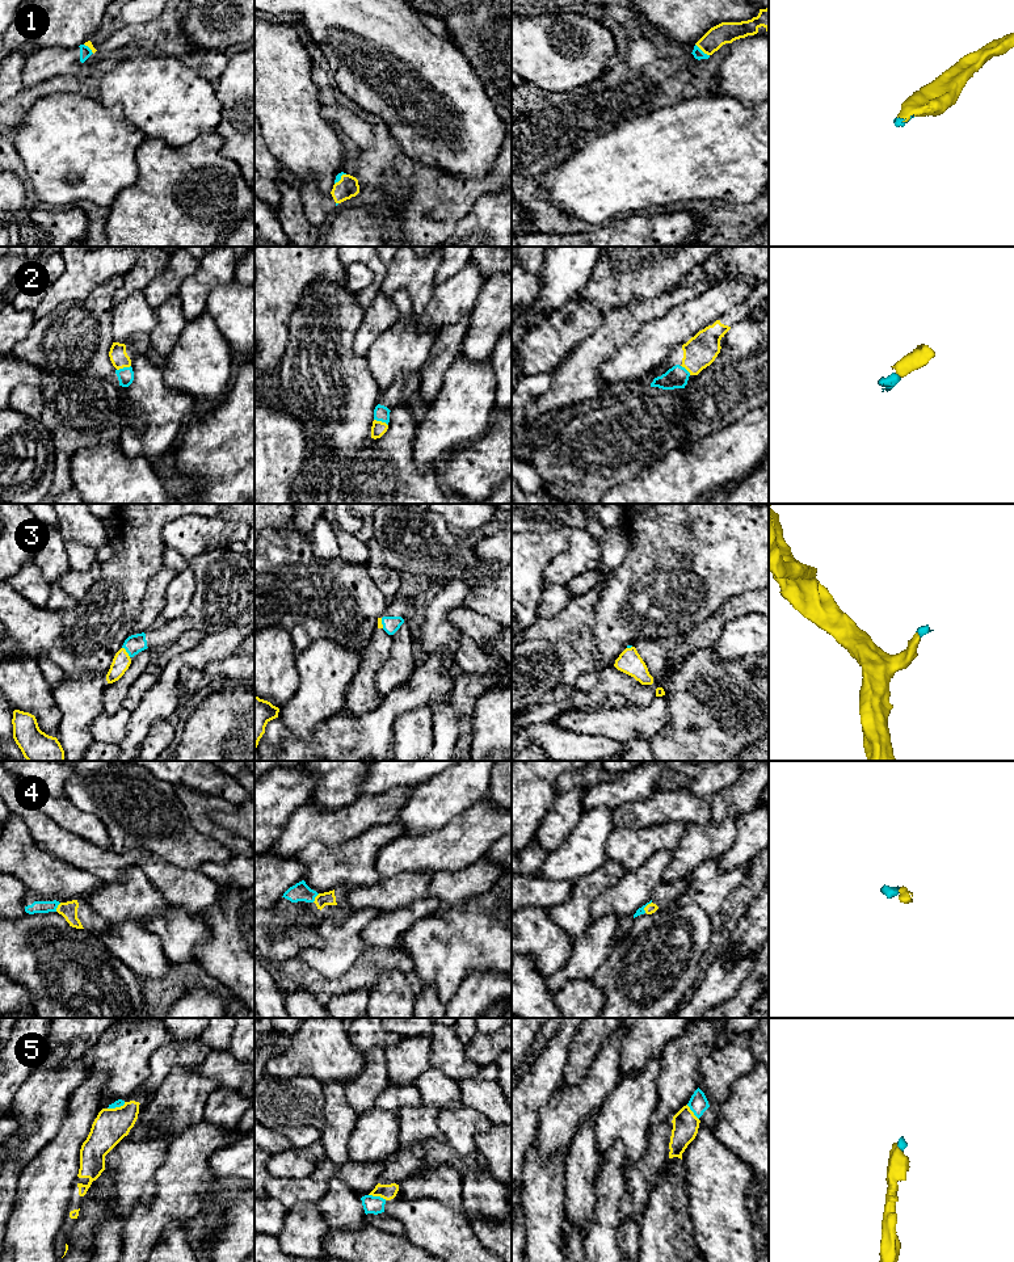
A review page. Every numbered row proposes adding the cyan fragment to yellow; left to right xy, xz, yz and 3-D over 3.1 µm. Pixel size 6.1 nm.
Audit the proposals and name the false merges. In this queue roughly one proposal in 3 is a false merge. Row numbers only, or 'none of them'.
none of them

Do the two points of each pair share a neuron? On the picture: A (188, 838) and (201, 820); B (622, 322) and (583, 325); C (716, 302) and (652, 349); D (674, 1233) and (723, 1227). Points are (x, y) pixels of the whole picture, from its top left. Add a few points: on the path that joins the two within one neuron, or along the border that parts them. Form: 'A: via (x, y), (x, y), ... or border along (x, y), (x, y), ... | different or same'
A: border along (180, 800), (189, 821), (221, 844) | different
B: border along (625, 306), (613, 308), (602, 323), (577, 345) | different
C: via (701, 311), (668, 333) | same
D: border along (688, 1200), (688, 1215), (693, 1239), (699, 1248) | different

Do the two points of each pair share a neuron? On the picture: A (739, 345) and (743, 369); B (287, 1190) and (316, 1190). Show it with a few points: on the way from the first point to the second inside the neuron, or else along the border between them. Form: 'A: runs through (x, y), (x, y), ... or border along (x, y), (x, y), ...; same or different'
A: runs through (743, 350), (743, 364); same
B: runs through (294, 1190), (310, 1190); same

